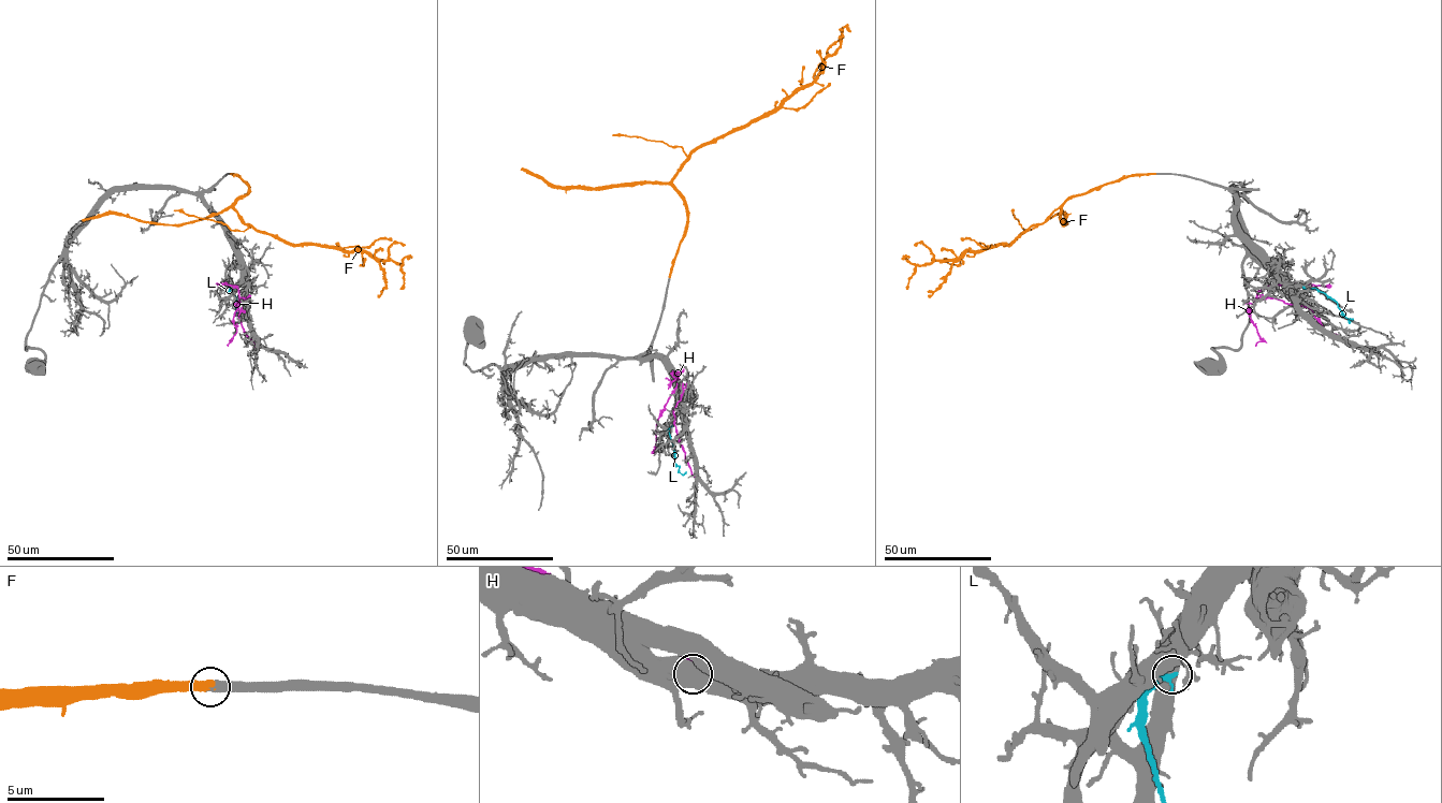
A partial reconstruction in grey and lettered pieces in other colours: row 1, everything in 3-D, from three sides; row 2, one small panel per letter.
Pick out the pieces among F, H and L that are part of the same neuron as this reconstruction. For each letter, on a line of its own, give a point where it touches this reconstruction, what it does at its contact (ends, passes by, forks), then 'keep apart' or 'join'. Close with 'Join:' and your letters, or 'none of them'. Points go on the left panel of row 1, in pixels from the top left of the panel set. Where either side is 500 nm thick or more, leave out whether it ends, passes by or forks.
F: (231, 174) | it ends | join
H: (256, 346) | keep apart
L: (233, 287) | keep apart
Join: F

